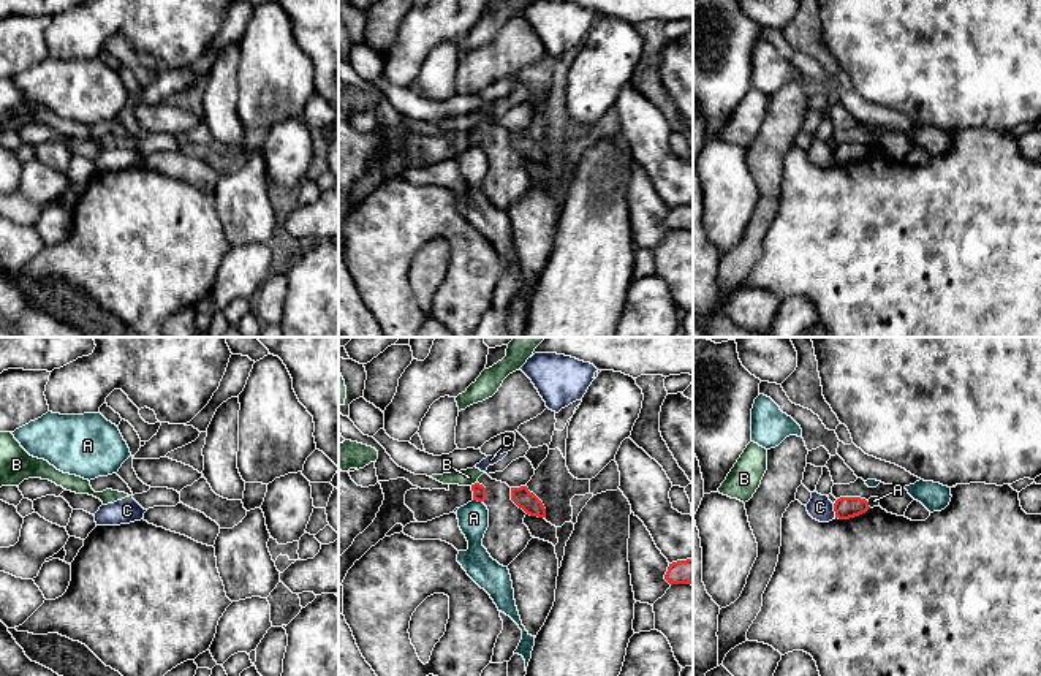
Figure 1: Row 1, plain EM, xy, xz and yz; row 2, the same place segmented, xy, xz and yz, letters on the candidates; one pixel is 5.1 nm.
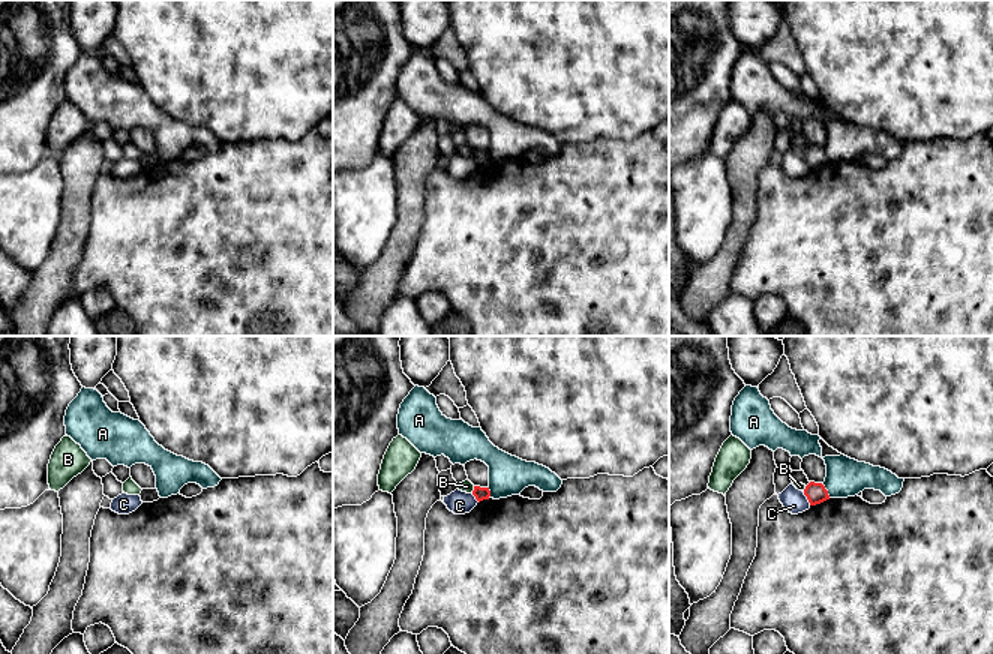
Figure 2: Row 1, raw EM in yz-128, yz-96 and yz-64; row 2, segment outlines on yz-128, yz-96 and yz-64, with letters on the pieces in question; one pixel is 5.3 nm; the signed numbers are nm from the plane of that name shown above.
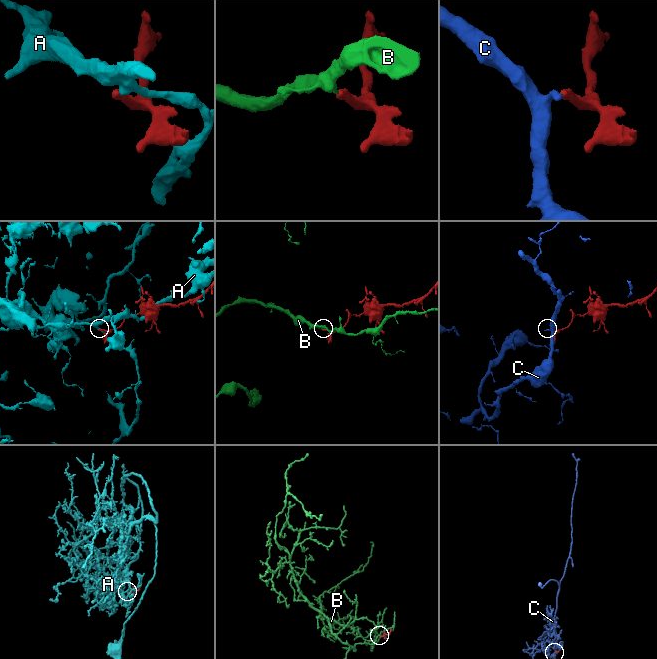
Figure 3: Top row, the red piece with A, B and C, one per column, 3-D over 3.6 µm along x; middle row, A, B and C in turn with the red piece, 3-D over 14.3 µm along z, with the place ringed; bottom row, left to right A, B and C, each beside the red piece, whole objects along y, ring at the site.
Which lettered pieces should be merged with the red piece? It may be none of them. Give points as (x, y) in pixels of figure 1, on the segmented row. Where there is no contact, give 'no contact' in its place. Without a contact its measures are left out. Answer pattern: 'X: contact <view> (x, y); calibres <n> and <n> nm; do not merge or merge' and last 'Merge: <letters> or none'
A: contact xz (478, 501); calibres 70 and 160 nm; do not merge
B: contact xz (472, 485); calibres 70 and 90 nm; do not merge
C: contact yz (834, 510); calibres 110 and 120 nm; do not merge
Merge: none

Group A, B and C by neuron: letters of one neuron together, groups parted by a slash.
A / B / C

